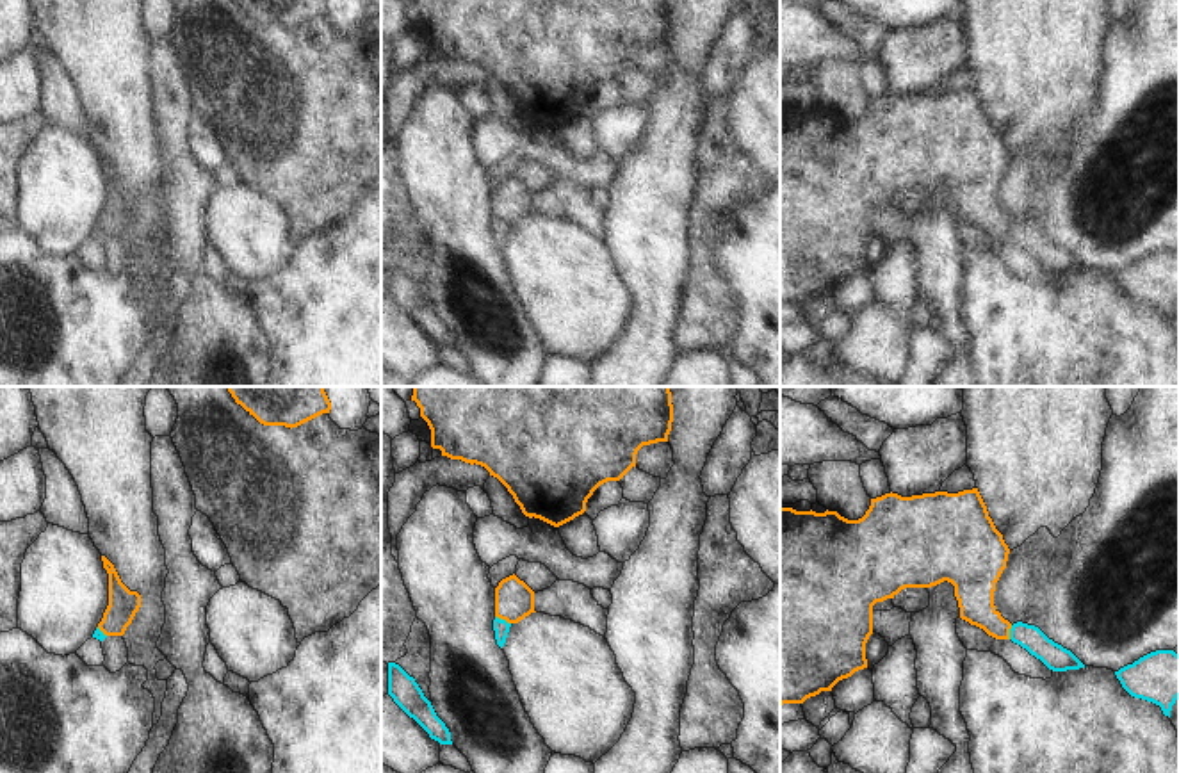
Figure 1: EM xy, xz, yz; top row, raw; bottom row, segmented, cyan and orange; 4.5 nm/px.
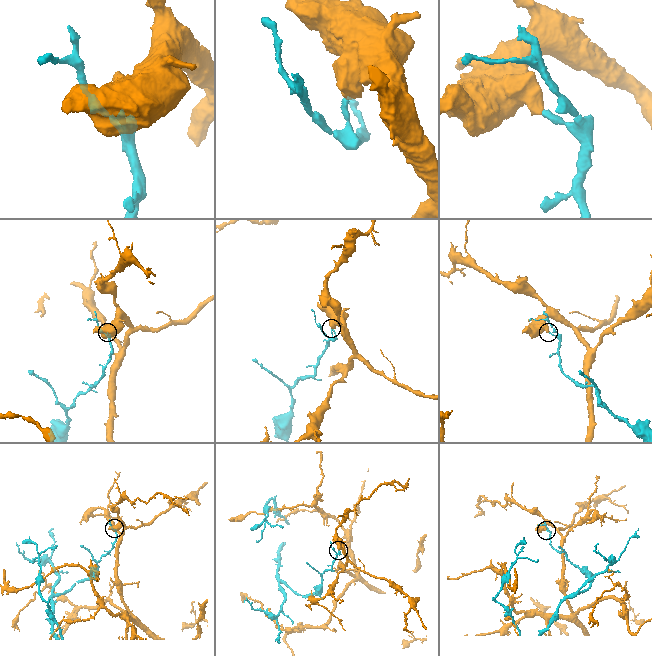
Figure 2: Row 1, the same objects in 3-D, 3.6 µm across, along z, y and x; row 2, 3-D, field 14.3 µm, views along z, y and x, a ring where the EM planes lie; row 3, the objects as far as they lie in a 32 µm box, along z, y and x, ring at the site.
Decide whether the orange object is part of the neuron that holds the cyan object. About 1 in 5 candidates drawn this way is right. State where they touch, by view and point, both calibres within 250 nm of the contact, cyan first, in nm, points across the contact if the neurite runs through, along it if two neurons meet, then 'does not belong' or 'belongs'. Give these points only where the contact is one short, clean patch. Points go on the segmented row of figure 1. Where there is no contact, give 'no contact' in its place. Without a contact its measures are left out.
meets cyan in xz at (503, 620); 70 nm thick on the cyan side, 180 nm on the other; border along xz (495, 615), (510, 624); does not belong

